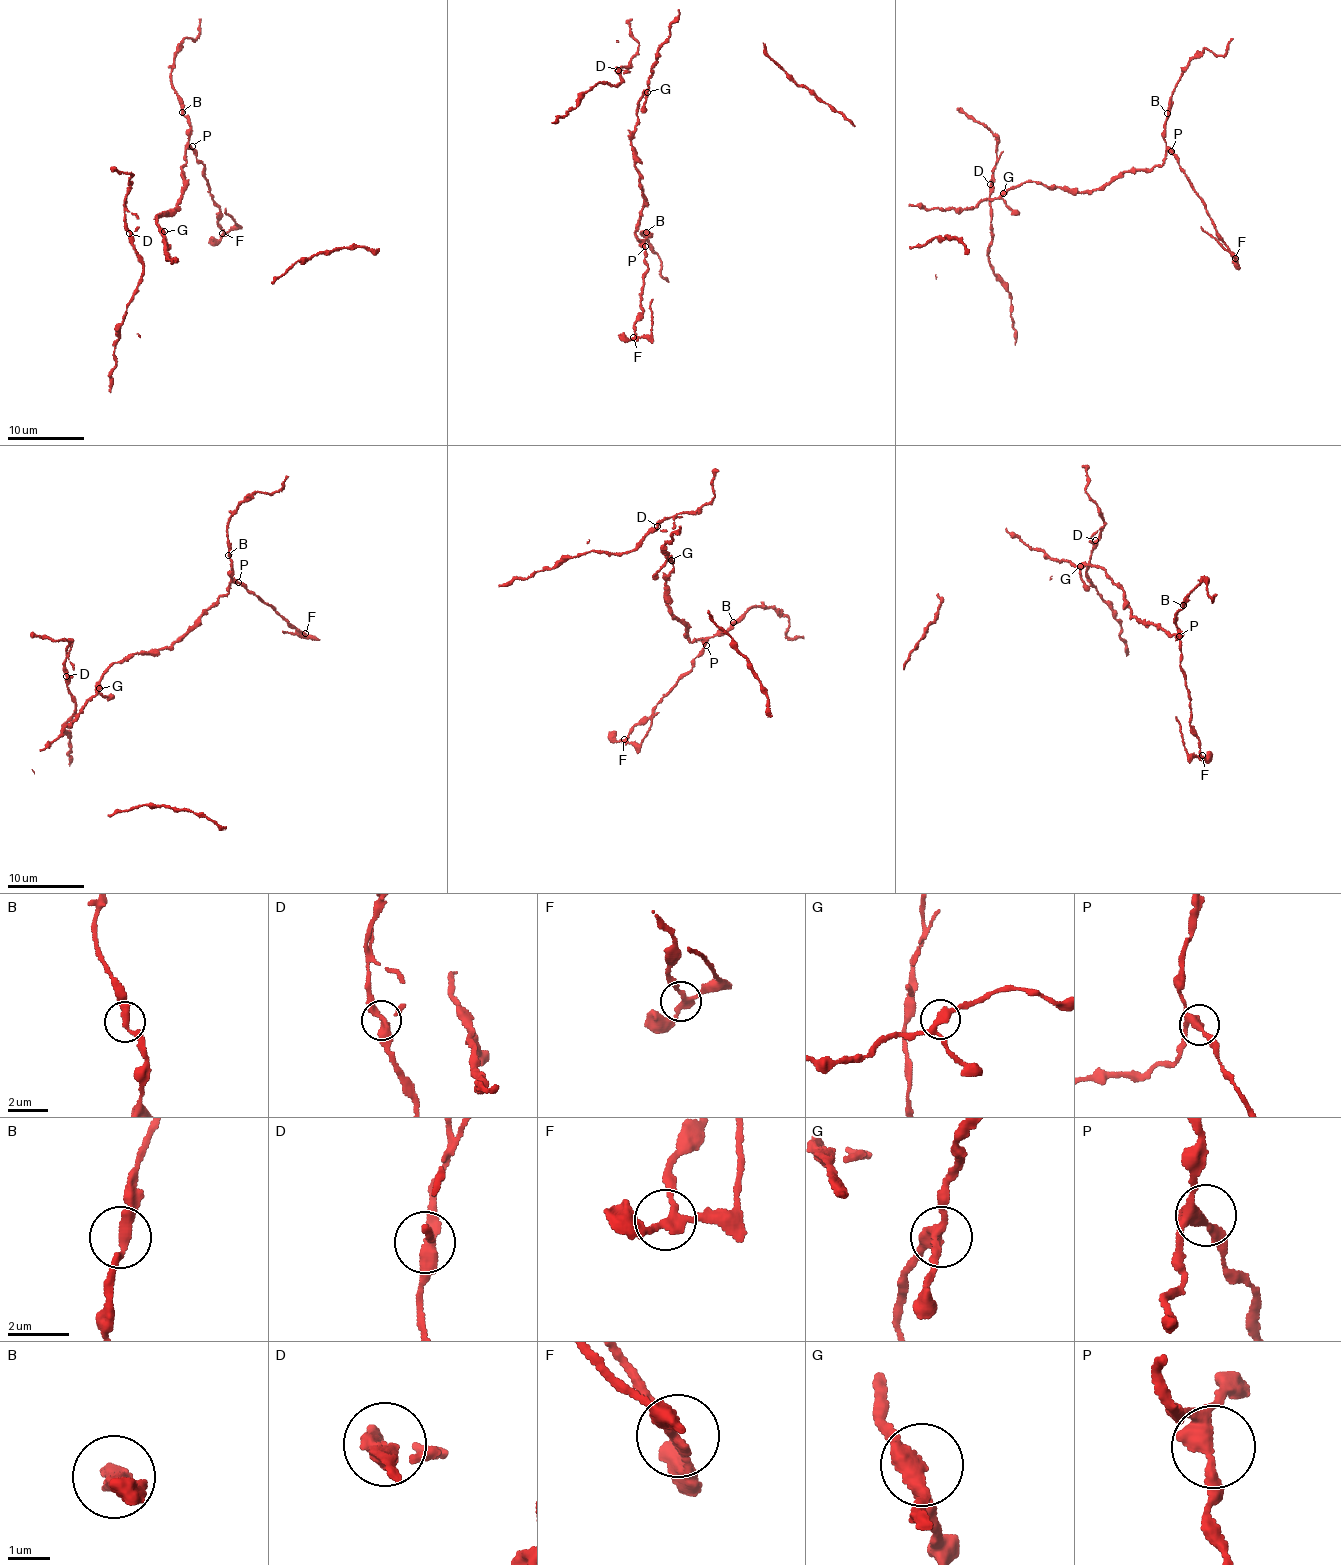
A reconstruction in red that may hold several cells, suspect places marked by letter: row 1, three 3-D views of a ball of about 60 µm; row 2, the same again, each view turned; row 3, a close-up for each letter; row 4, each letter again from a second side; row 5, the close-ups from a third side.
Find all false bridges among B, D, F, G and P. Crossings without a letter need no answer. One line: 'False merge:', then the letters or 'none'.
False merge: none

